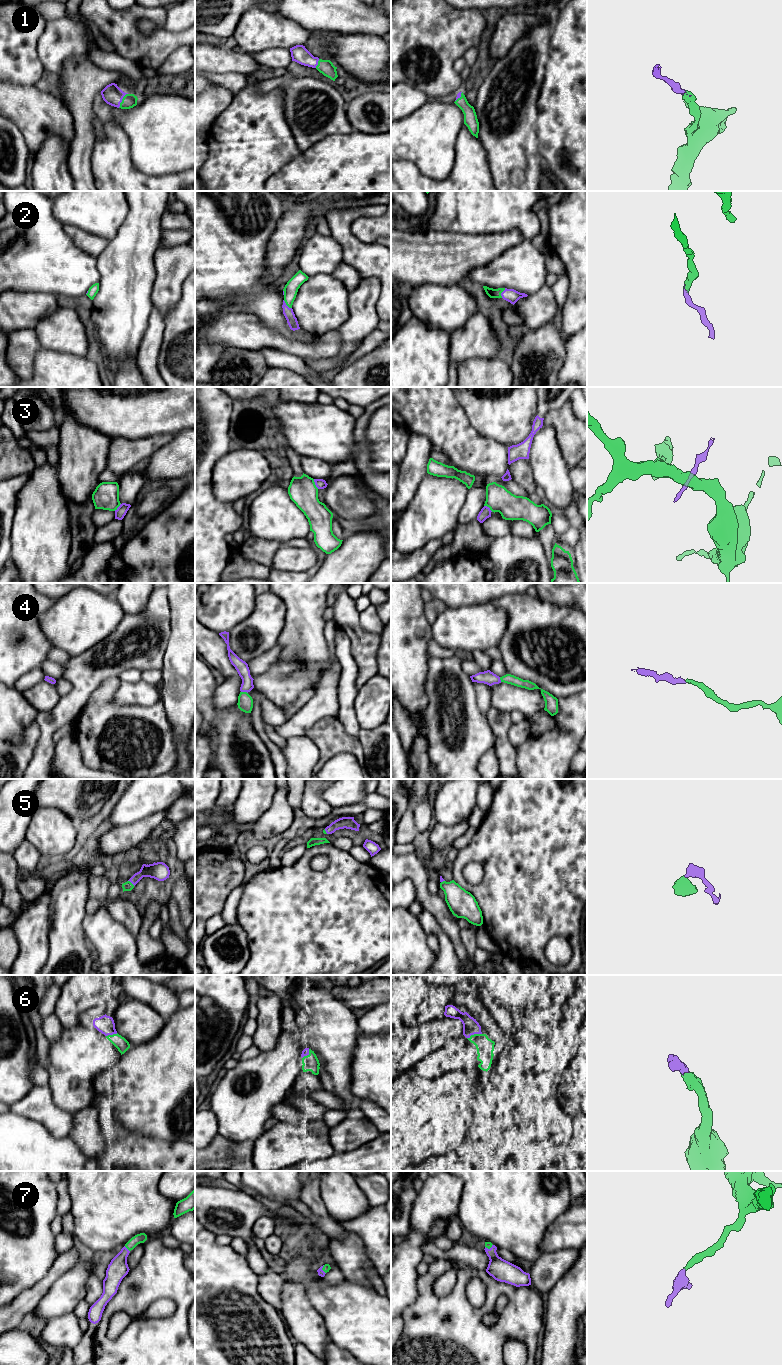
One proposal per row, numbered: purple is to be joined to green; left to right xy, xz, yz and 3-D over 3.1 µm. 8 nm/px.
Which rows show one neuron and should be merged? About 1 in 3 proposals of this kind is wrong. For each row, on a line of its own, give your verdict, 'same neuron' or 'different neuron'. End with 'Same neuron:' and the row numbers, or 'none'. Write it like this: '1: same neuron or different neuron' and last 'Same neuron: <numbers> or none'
1: same neuron
2: same neuron
3: different neuron
4: same neuron
5: same neuron
6: same neuron
7: same neuron
Same neuron: 1, 2, 4, 5, 6, 7

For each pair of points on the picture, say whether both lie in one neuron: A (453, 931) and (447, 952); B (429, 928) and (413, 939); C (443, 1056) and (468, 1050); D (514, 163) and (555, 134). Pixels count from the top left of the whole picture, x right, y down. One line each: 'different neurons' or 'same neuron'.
A: different neurons
B: different neurons
C: same neuron
D: different neurons

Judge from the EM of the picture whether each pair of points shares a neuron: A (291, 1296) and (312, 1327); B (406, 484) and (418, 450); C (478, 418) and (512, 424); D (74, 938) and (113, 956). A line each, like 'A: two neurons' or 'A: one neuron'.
A: one neuron
B: one neuron
C: one neuron
D: two neurons

